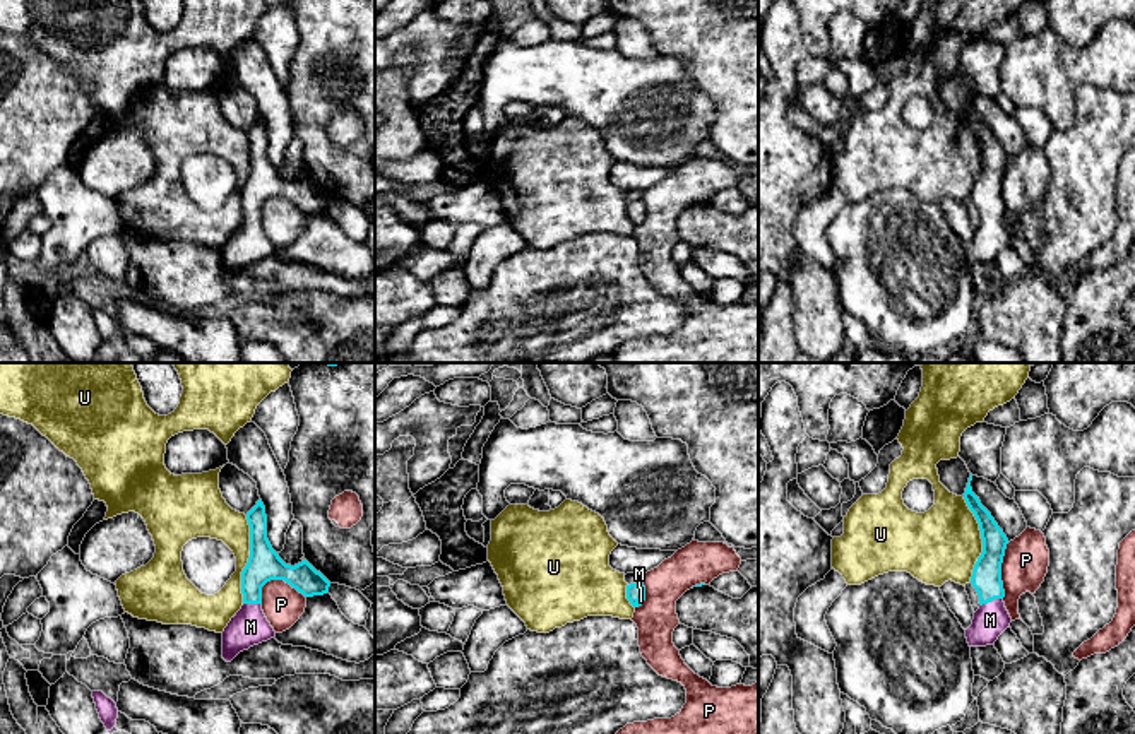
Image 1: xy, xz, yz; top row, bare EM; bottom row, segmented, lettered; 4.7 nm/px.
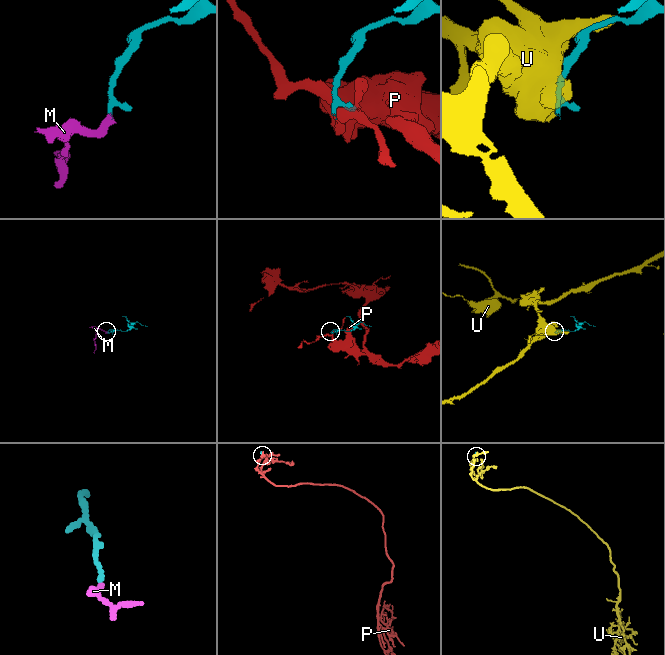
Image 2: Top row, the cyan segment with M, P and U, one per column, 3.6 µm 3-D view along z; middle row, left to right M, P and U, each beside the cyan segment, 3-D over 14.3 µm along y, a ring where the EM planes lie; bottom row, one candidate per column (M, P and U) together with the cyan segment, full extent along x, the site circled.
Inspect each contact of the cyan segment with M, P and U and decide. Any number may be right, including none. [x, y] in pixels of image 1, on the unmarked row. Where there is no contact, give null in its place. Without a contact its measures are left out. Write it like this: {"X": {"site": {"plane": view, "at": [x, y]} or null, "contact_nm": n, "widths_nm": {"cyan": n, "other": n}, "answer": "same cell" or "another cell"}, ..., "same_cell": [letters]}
{"M": {"site": {"plane": "yz", "at": [992, 216]}, "contact_nm": 110, "widths_nm": {"cyan": 140, "other": 160}, "answer": "same cell"}, "P": {"site": {"plane": "xy", "at": [283, 195]}, "contact_nm": 220, "widths_nm": {"cyan": 160, "other": 190}, "answer": "another cell"}, "U": {"site": {"plane": "xy", "at": [249, 177]}, "contact_nm": 420, "widths_nm": {"cyan": 160, "other": 180}, "answer": "another cell"}, "same_cell": ["M"]}

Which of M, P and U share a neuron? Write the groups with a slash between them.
M / P / U

